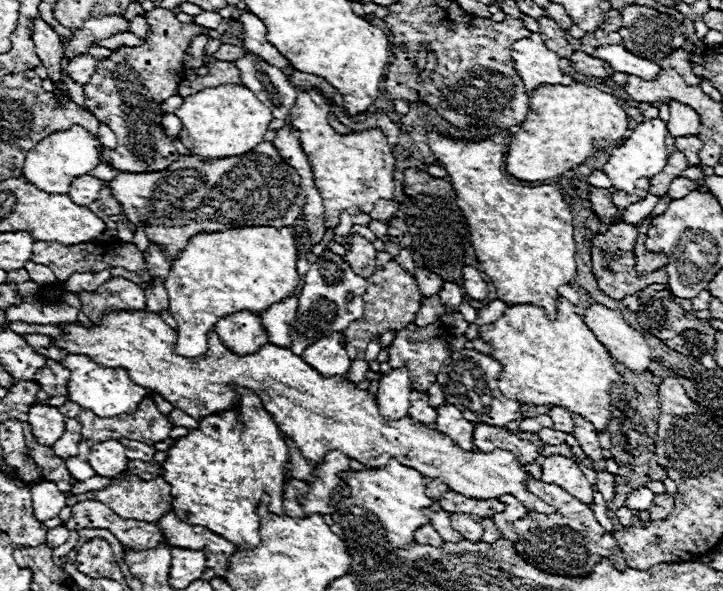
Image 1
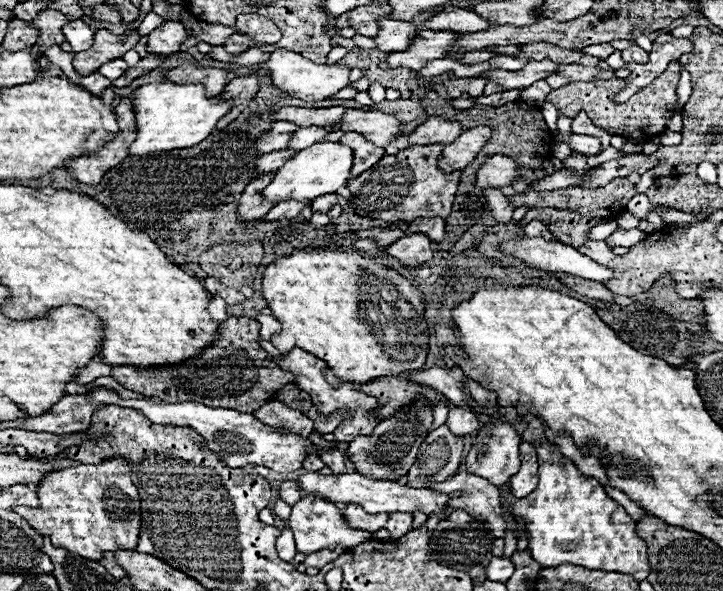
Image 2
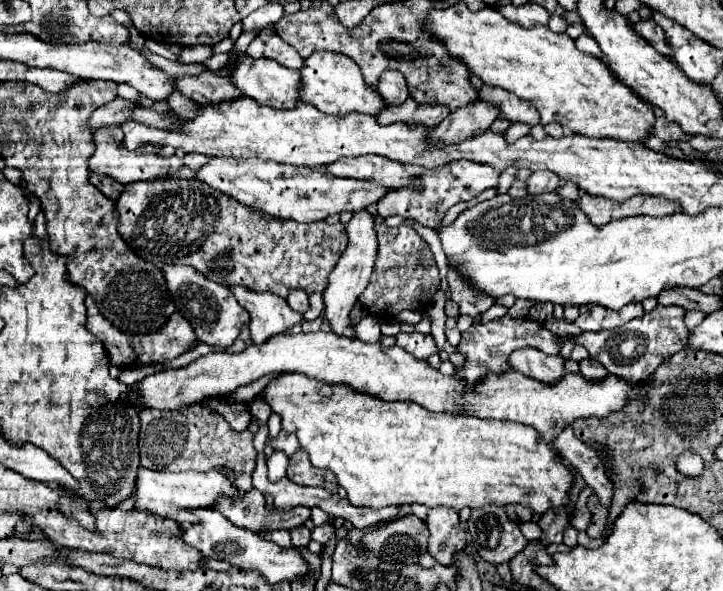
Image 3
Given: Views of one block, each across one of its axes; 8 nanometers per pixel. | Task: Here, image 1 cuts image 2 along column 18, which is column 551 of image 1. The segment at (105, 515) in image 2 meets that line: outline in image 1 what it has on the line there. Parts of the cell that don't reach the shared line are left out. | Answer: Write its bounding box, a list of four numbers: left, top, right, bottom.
[52,312,558,516]

